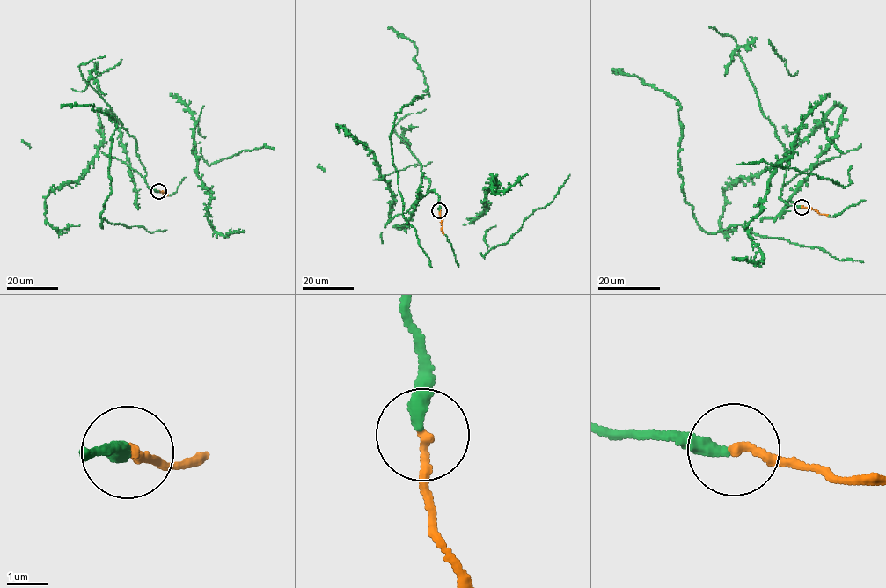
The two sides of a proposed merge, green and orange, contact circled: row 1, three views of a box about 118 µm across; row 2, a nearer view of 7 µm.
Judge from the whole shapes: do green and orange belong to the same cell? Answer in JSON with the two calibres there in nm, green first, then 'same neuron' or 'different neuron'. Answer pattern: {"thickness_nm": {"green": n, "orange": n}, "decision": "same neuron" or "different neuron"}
{"thickness_nm": {"green": 320, "orange": 240}, "decision": "same neuron"}

